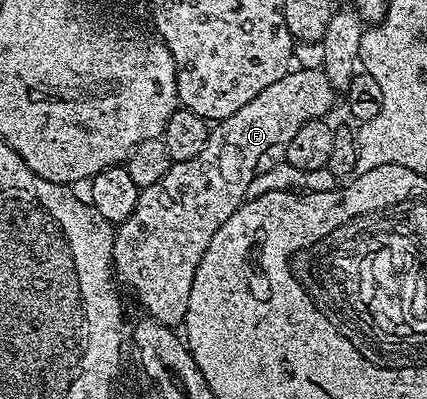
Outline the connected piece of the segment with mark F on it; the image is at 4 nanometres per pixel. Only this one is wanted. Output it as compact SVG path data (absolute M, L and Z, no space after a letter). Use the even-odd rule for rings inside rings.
M321 67L298 68L288 71L284 78L272 82L272 86L260 90L252 102L247 102L228 118L217 121L208 134L208 142L204 142L204 150L196 158L188 158L188 162L171 163L168 174L160 178L160 182L152 182L152 186L141 189L138 193L136 210L124 223L117 225L114 234L113 271L122 279L122 284L138 299L145 315L161 324L178 326L186 319L188 310L188 294L192 294L192 278L196 274L196 266L200 258L204 258L204 250L208 250L208 242L212 242L212 234L236 214L236 210L246 200L245 191L252 178L271 170L278 163L285 161L288 142L304 126L304 122L321 120L326 111L334 104L336 93Z

